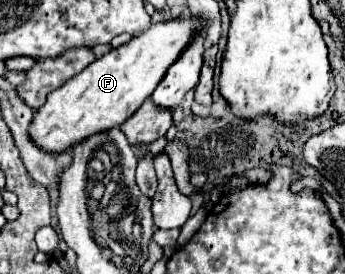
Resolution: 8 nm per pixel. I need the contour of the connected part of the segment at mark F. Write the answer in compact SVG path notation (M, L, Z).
M199 18L161 22L135 36L129 44L123 44L107 52L103 58L91 62L91 66L47 96L45 104L35 112L35 118L29 126L31 140L43 152L63 154L85 138L117 128L131 118L131 114L135 114L145 98L153 94L171 62L179 58L197 30L201 30Z

